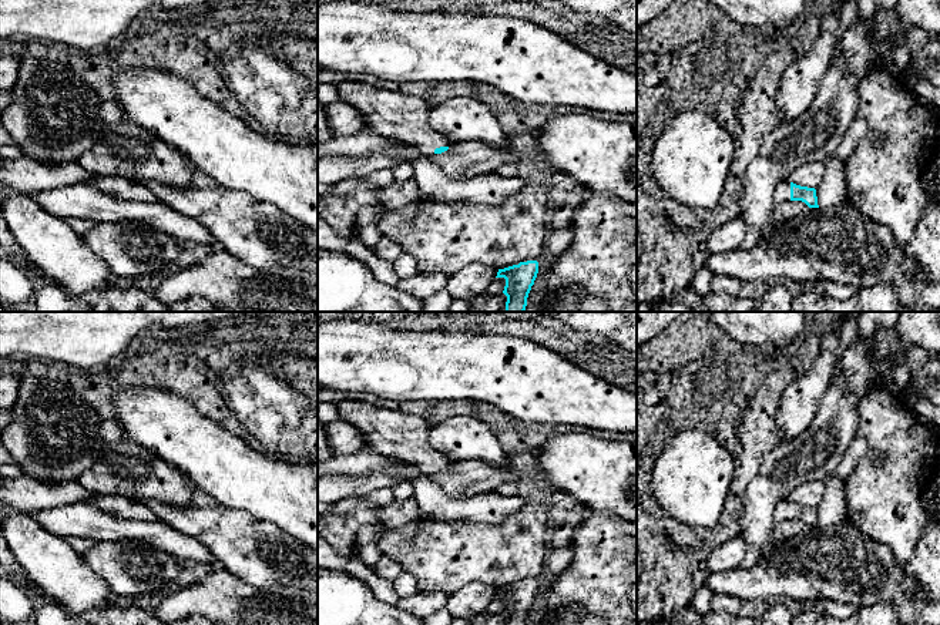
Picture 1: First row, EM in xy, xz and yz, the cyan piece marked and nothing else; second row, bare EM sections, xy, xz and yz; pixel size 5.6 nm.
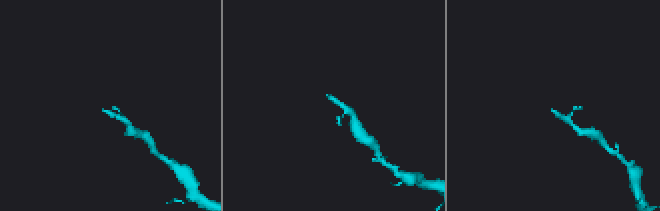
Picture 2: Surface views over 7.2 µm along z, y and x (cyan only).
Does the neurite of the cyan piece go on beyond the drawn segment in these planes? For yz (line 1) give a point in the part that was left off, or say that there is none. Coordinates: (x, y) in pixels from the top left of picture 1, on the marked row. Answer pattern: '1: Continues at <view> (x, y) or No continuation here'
1: Continues at yz (782, 194)

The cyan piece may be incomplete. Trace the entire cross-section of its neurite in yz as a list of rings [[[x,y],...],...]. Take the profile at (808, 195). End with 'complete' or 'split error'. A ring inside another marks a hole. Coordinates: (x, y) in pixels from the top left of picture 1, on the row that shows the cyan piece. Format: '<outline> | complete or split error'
[[[789,179],[779,182],[778,189],[773,194],[773,201],[782,204],[785,201],[802,201],[809,208],[819,208],[815,188],[800,187]]] | split error

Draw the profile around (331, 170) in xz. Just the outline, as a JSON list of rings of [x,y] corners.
[[[392,155],[318,158],[318,181],[335,185],[343,179],[362,179],[380,169],[392,169],[400,159]]]

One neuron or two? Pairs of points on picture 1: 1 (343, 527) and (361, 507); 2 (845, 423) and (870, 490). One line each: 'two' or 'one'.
1: one
2: two

